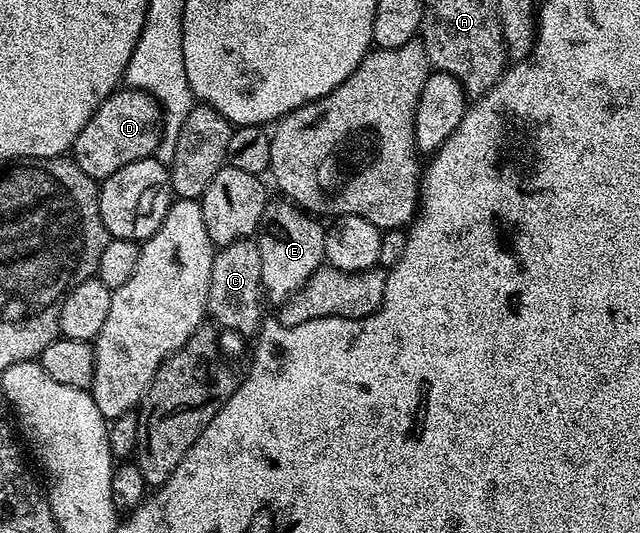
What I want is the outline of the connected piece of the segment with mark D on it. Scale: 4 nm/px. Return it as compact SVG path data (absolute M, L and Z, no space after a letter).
M117 89L109 99L102 101L102 105L98 105L94 117L90 117L86 125L82 125L82 133L78 133L78 137L72 143L70 157L76 162L78 169L86 173L86 177L102 181L110 177L110 173L118 173L122 165L130 165L130 161L155 156L156 147L160 142L162 142L162 112L159 103L144 91Z

